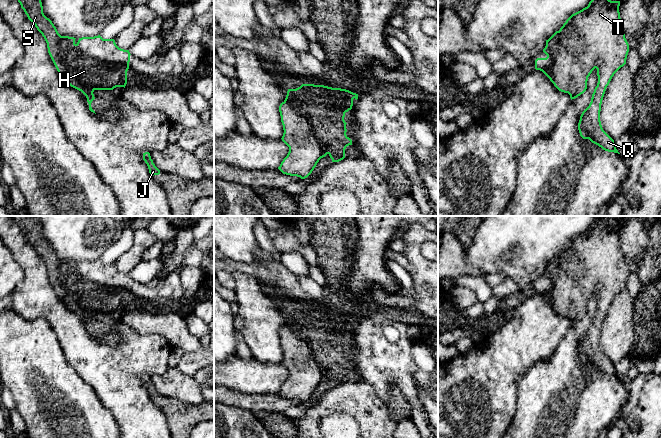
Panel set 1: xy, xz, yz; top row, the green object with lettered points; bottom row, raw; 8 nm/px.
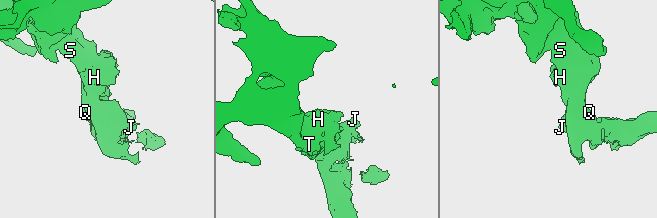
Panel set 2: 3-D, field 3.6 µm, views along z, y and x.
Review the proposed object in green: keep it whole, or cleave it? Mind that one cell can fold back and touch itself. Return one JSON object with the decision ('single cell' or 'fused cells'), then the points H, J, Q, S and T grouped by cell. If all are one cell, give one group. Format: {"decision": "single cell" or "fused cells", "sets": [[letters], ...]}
{"decision": "fused cells", "sets": [["H"], ["J", "Q", "S", "T"]]}

